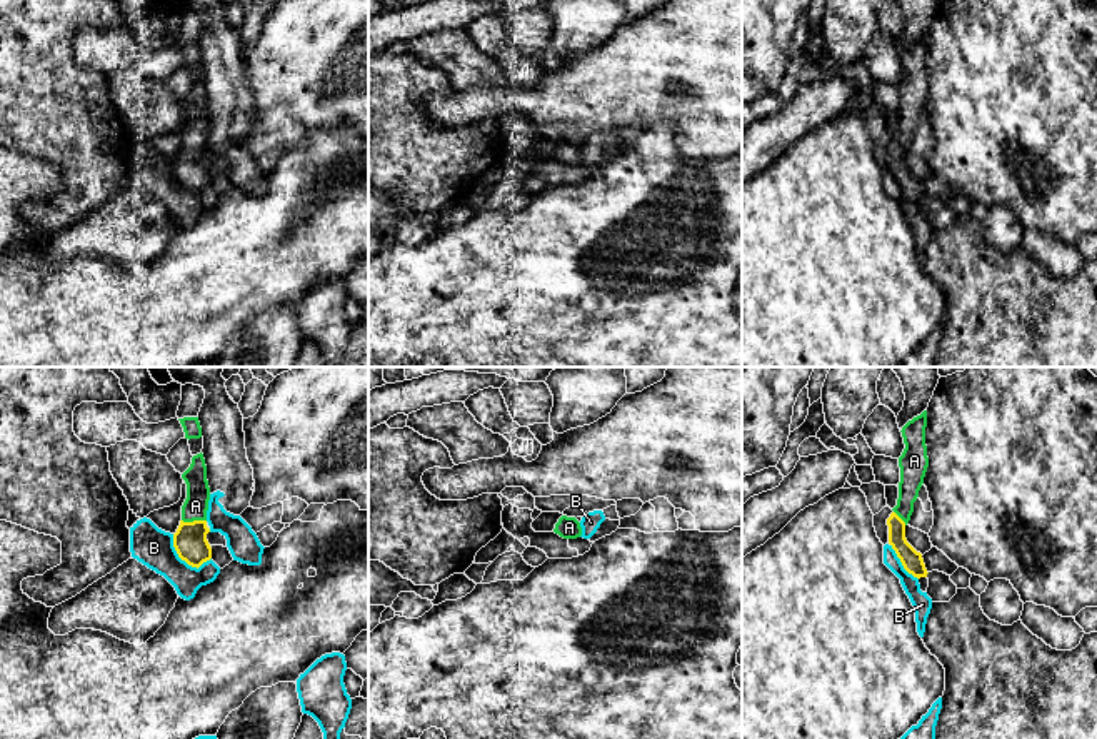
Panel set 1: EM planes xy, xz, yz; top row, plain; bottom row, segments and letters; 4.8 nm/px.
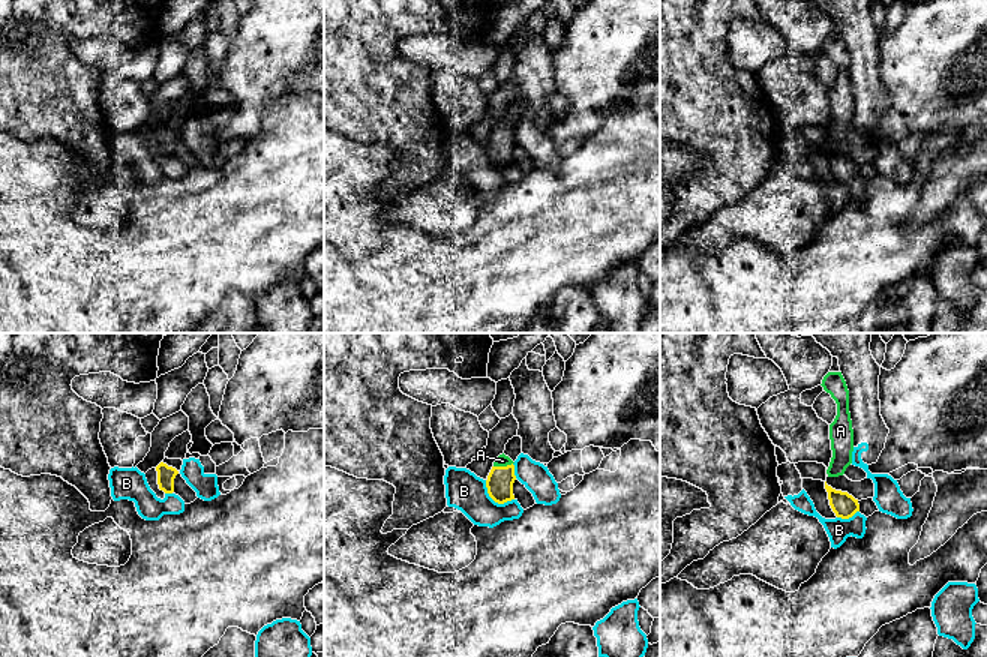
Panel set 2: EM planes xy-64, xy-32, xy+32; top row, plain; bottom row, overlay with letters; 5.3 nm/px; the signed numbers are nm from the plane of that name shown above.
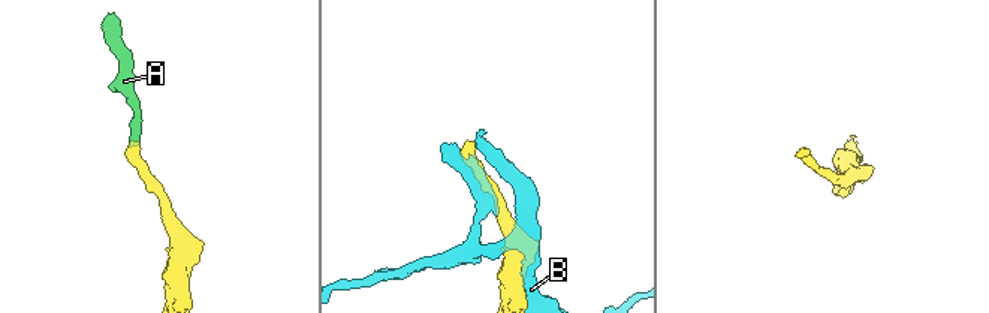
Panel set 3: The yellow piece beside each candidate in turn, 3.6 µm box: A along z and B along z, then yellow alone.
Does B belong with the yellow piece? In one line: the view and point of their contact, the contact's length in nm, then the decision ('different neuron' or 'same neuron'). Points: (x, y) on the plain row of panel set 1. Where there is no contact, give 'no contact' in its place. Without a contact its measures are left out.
contact xy (184, 186); length 220 nm; different neuron

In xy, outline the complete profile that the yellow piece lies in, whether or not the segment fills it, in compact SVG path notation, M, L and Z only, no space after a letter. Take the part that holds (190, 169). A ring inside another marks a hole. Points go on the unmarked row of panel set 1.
M203 80L192 83L190 93L182 100L187 110L187 125L182 132L182 147L173 160L173 173L182 187L192 194L200 194L212 185L212 173L207 167L207 137L210 113Z

